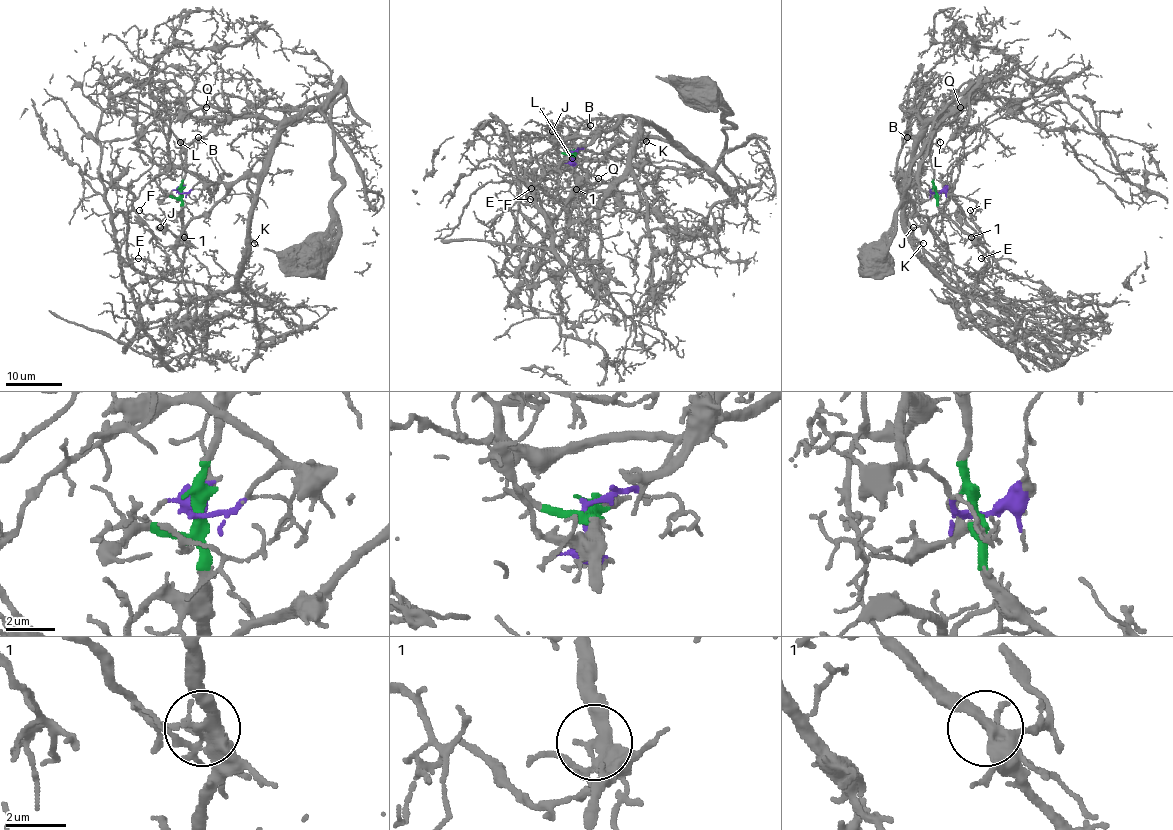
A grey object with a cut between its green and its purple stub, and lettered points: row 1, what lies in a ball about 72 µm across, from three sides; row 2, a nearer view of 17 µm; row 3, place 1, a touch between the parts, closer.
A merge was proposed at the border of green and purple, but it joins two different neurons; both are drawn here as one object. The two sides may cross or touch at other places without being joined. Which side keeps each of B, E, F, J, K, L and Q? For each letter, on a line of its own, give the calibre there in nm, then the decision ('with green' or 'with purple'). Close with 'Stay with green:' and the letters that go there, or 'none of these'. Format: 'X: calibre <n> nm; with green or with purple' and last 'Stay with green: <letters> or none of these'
B: calibre 150 nm; with green
E: calibre 120 nm; with green
F: calibre 120 nm; with green
J: calibre 120 nm; with green
K: calibre 90 nm; with purple
L: calibre 110 nm; with green
Q: calibre 100 nm; with purple
Stay with green: B, E, F, J, L

